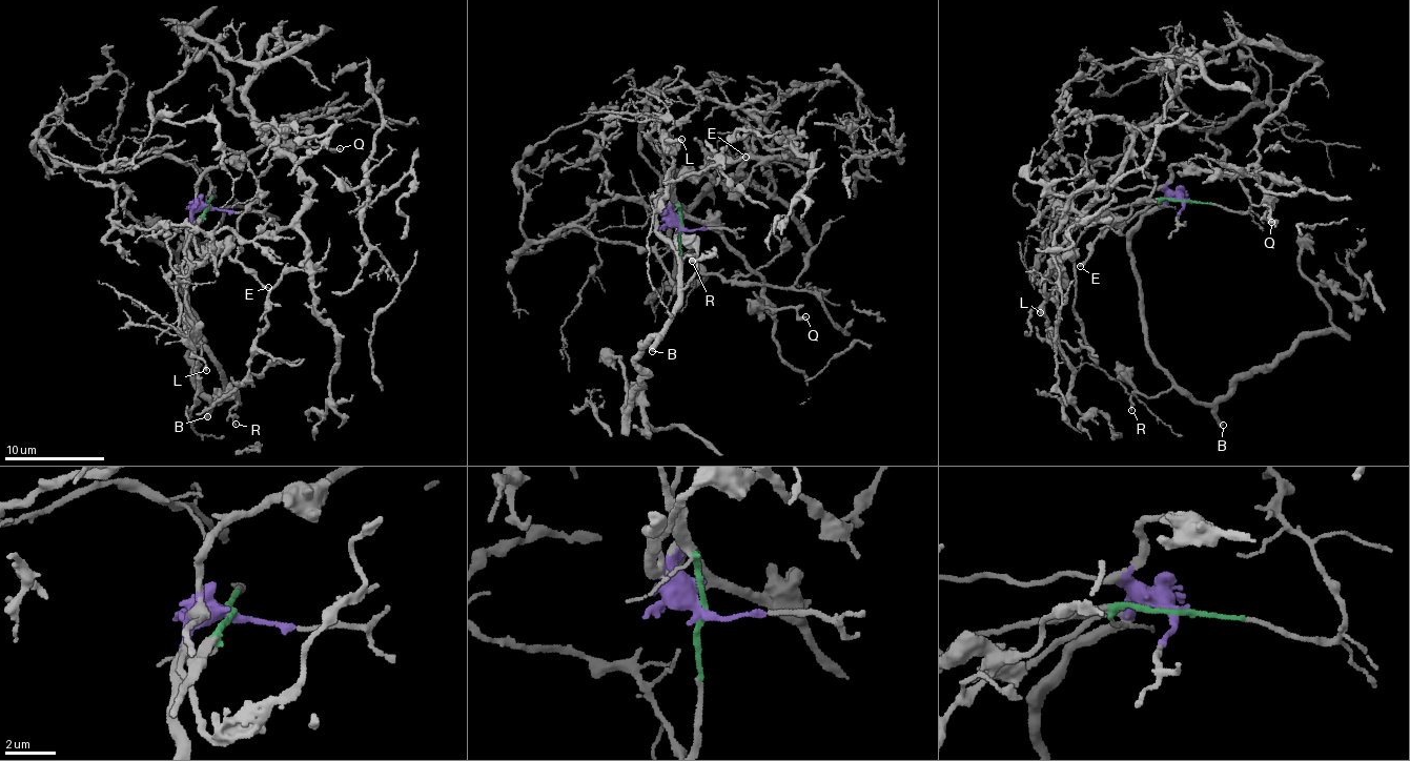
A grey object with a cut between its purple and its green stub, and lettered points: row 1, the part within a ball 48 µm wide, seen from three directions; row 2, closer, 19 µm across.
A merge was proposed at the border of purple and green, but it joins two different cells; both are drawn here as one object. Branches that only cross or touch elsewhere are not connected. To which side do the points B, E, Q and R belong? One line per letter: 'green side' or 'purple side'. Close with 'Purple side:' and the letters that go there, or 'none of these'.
B: purple side
E: green side
Q: purple side
R: purple side
Purple side: B, Q, R

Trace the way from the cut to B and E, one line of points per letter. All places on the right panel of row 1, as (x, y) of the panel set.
B: (1183, 202), (1169, 199), (1142, 218), (1129, 241), (1129, 264), (1157, 363), (1223, 426)
E: (1183, 202), (1102, 209), (1077, 238), (1046, 185), (1053, 205), (1077, 212), (1125, 155), (1153, 182), (1079, 266)

